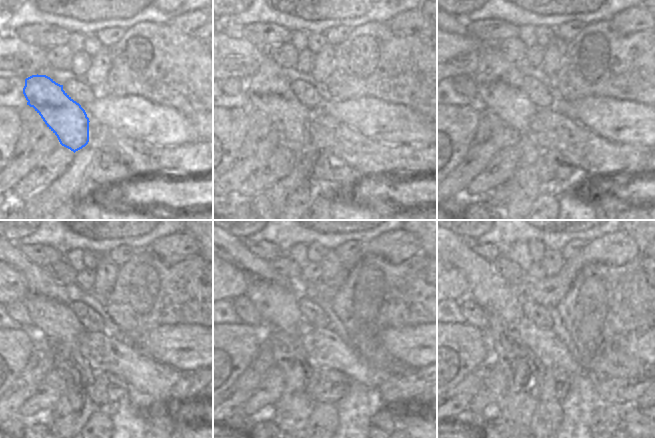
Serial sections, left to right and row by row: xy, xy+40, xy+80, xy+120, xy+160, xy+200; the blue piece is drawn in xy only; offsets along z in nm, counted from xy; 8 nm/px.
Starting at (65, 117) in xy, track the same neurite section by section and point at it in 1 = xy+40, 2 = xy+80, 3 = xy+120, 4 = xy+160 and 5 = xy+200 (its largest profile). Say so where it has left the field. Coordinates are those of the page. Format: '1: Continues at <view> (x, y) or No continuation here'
1: Continues at xy+40 (269, 92)
2: Continues at xy+80 (498, 81)
3: Continues at xy+120 (48, 303)
4: Continues at xy+160 (276, 299)
5: Continues at xy+200 (492, 293).

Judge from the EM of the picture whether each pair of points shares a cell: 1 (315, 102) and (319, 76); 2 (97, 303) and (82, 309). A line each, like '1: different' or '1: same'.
1: different
2: different

